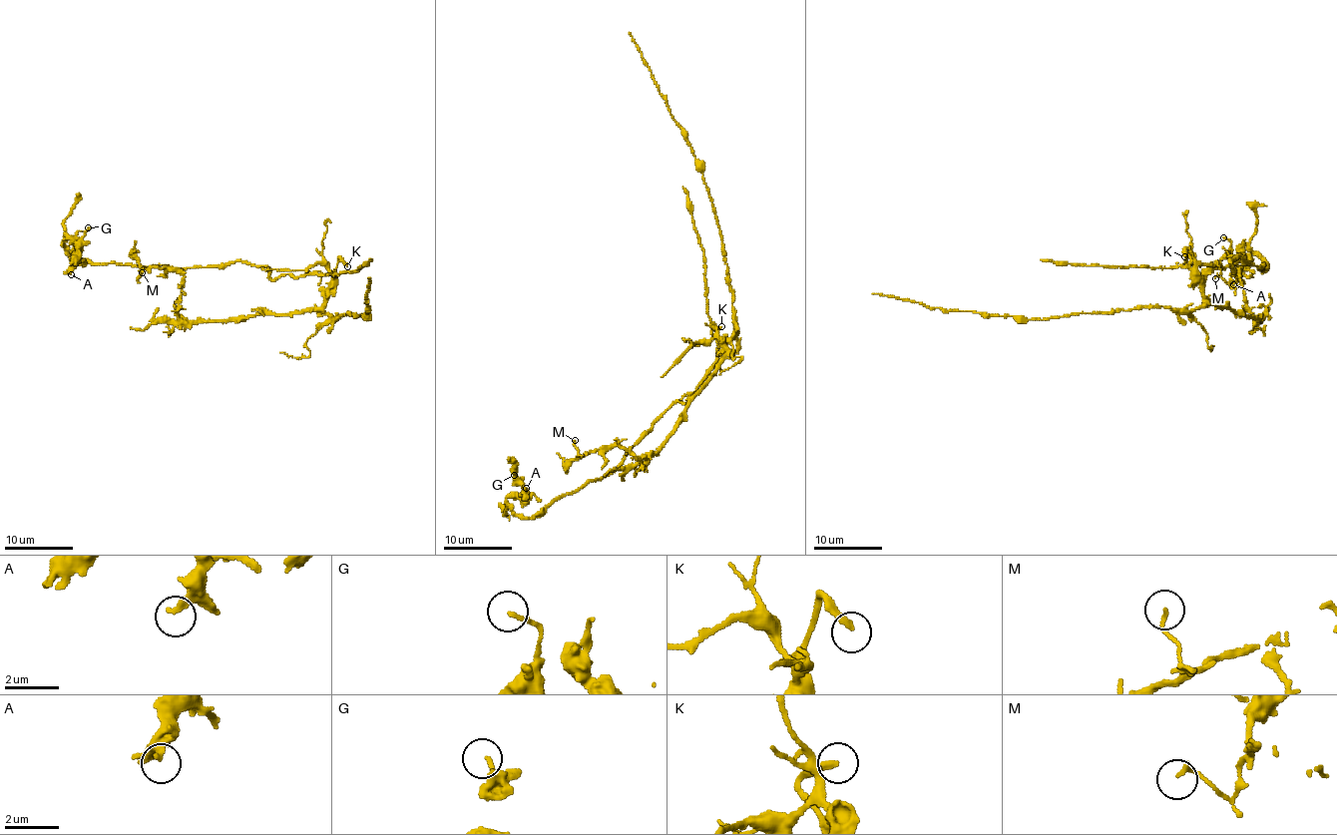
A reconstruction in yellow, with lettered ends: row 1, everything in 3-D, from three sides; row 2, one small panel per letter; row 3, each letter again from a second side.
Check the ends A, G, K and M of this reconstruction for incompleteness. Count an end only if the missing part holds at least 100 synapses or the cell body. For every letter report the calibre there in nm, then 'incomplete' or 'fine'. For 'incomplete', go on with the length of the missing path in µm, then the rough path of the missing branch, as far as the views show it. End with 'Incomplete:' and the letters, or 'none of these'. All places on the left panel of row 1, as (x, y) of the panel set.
A: 260 nm | fine
G: 130 nm | fine
K: 260 nm | incomplete | 30 µm | (347, 266), (375, 270), (379, 263), (395, 292), (416, 292), (422, 297)
M: 140 nm | fine
Incomplete: K

